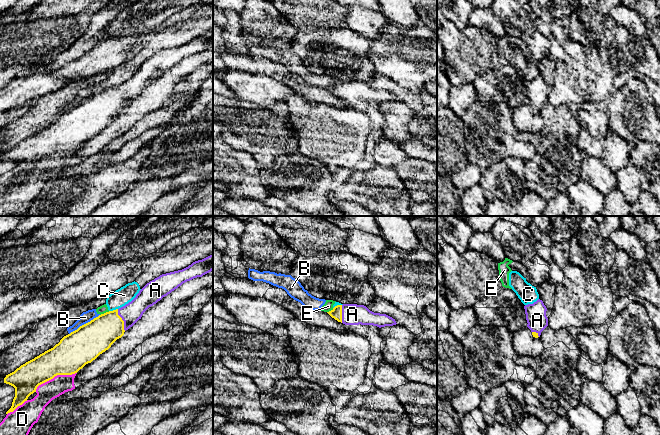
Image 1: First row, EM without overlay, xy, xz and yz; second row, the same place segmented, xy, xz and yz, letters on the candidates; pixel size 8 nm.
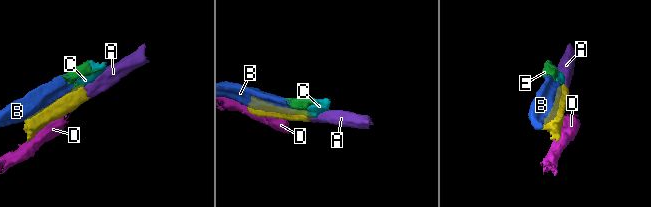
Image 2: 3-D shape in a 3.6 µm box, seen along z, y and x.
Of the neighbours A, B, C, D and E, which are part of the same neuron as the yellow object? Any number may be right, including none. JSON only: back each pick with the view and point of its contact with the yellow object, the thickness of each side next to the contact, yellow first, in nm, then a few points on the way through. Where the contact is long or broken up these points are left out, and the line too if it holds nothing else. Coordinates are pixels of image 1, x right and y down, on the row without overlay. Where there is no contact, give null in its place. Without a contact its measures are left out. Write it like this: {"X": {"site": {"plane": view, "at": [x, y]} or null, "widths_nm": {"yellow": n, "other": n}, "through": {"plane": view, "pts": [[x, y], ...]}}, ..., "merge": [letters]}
{"A": {"site": {"plane": "xy", "at": [122, 96]}, "widths_nm": {"yellow": 260, "other": 160}, "through": {"plane": "xy", "pts": [[97, 112], [106, 104], [122, 96], [130, 89]]}}, "merge": ["A"]}

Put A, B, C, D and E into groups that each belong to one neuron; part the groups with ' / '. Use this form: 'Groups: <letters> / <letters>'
Groups: A / B C E / D

